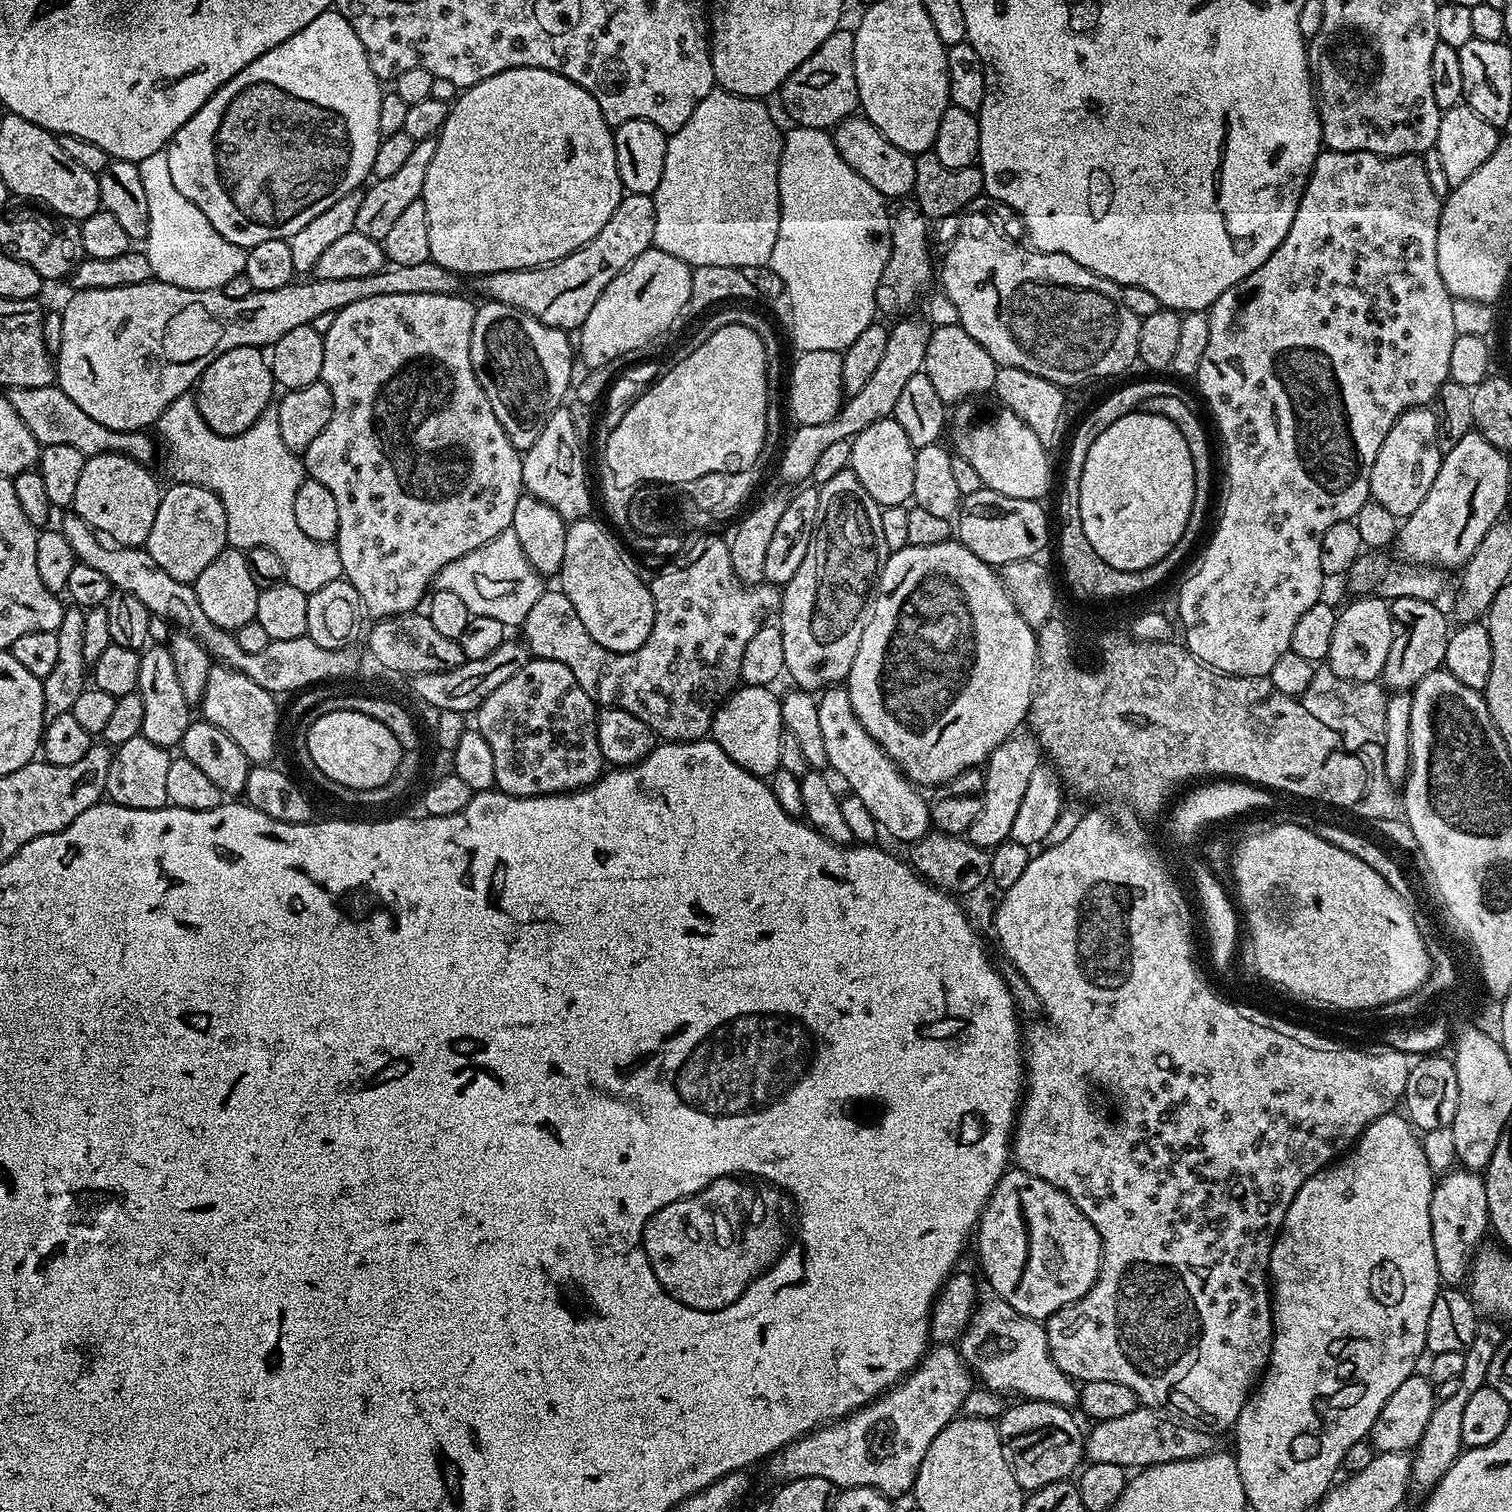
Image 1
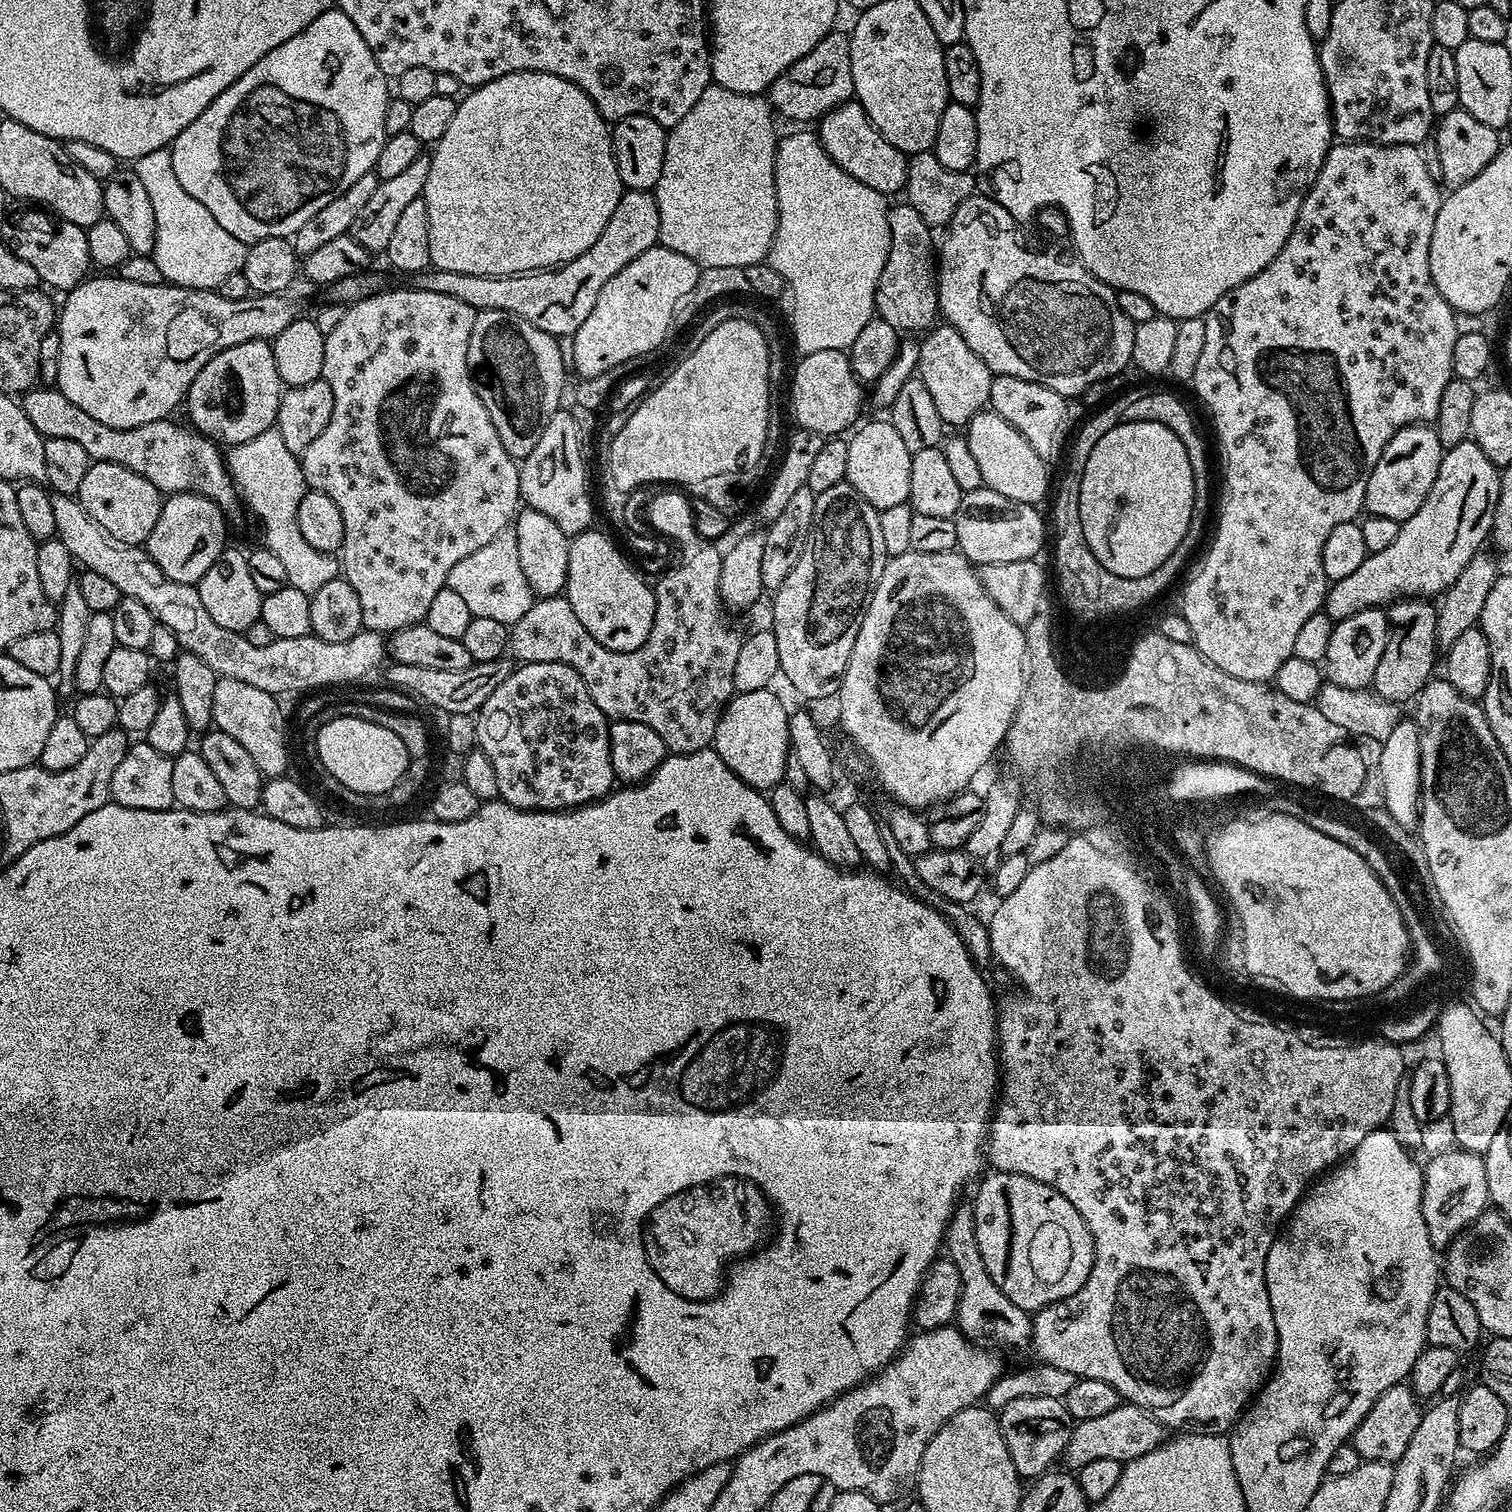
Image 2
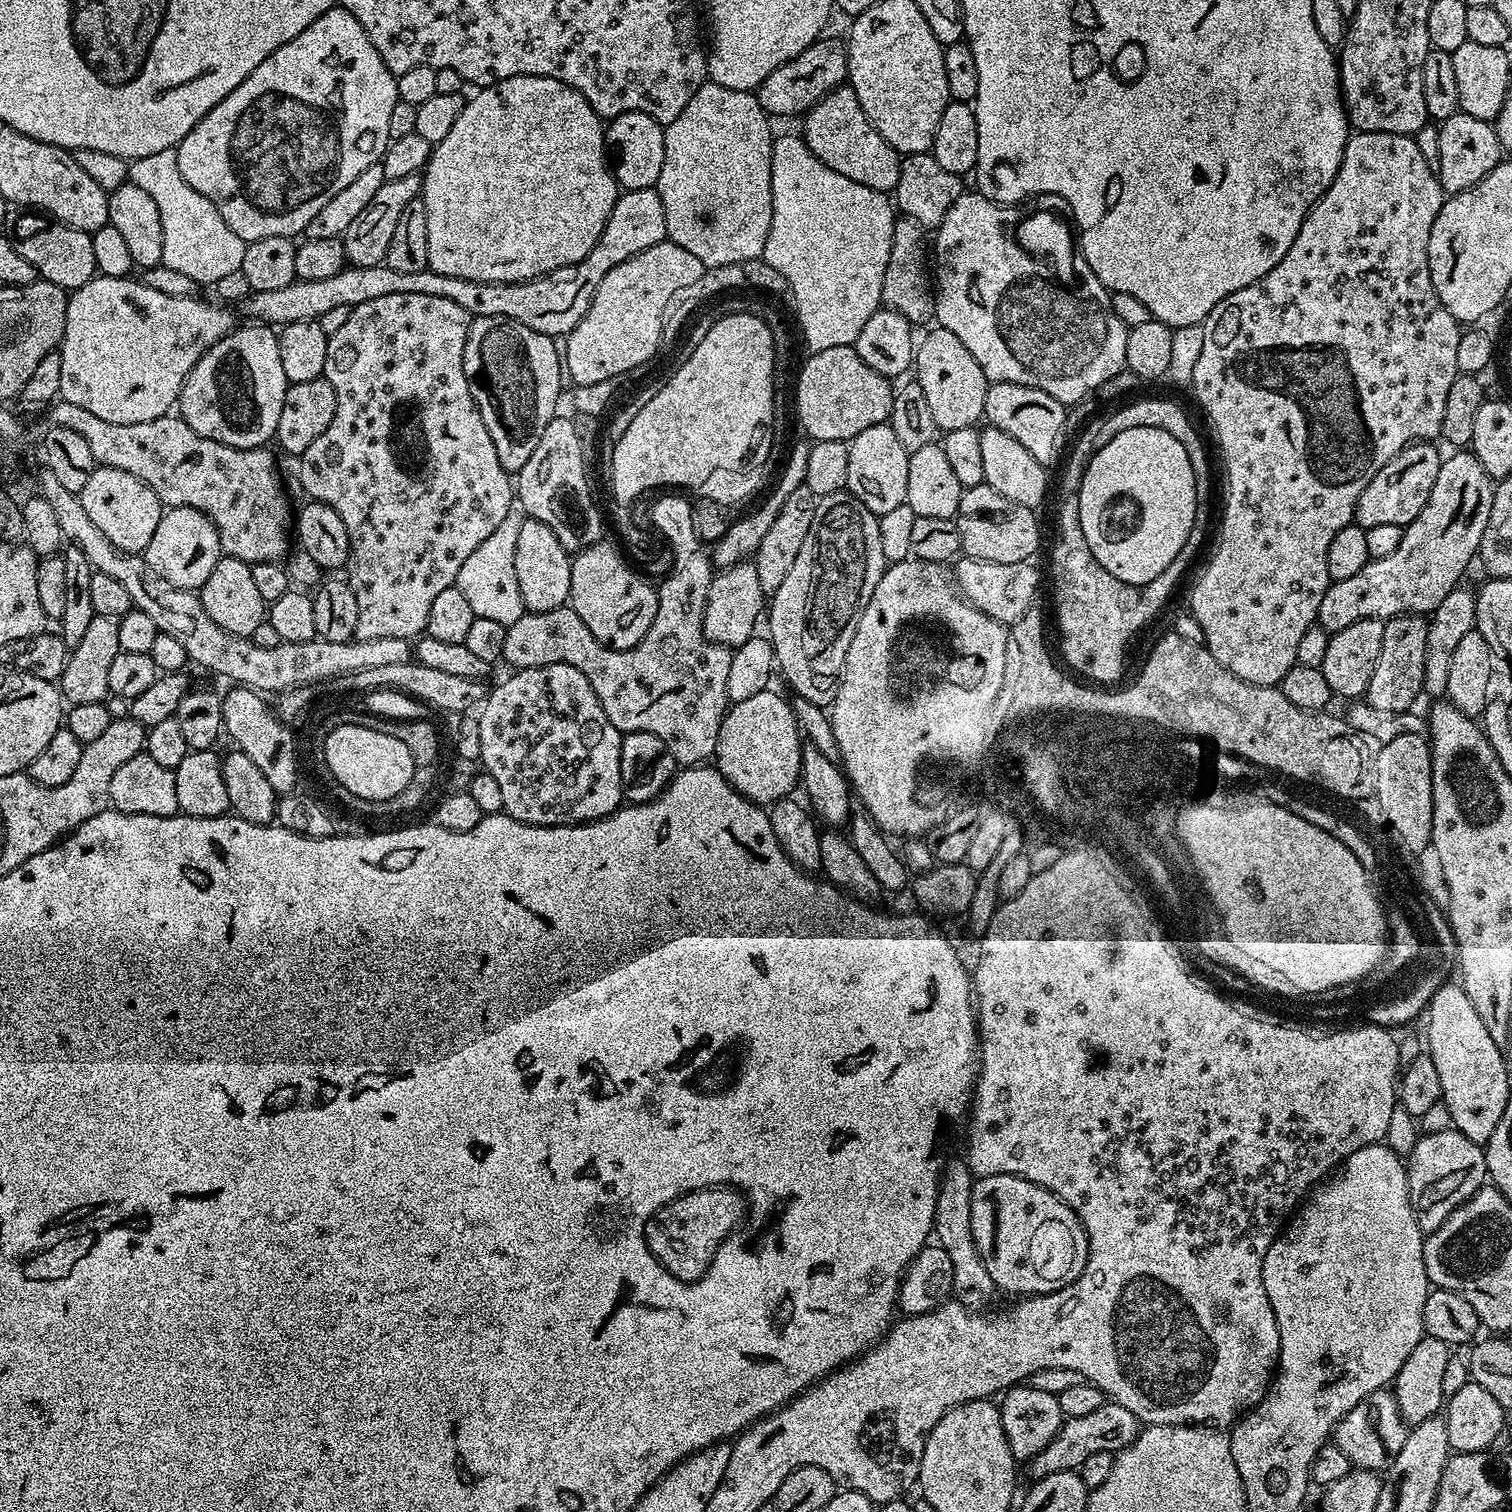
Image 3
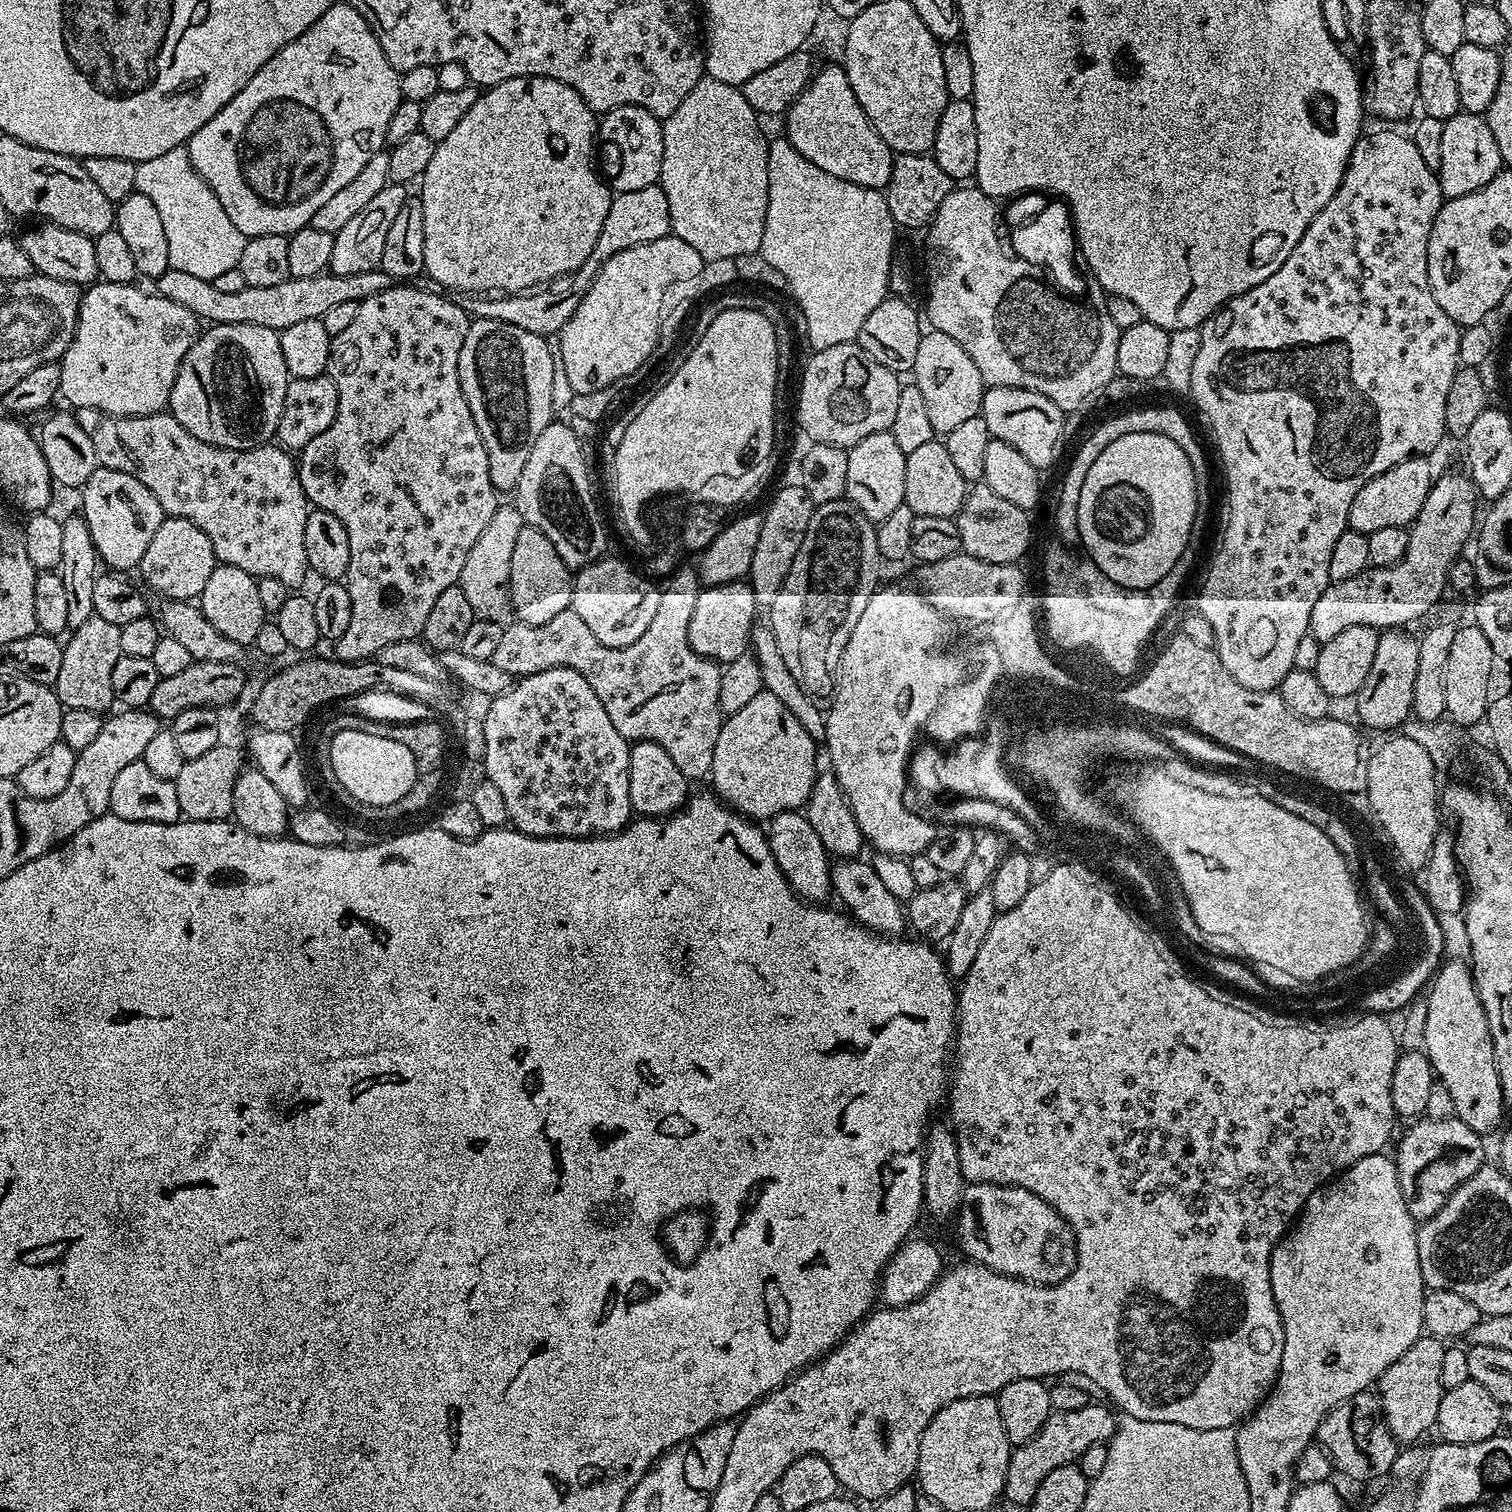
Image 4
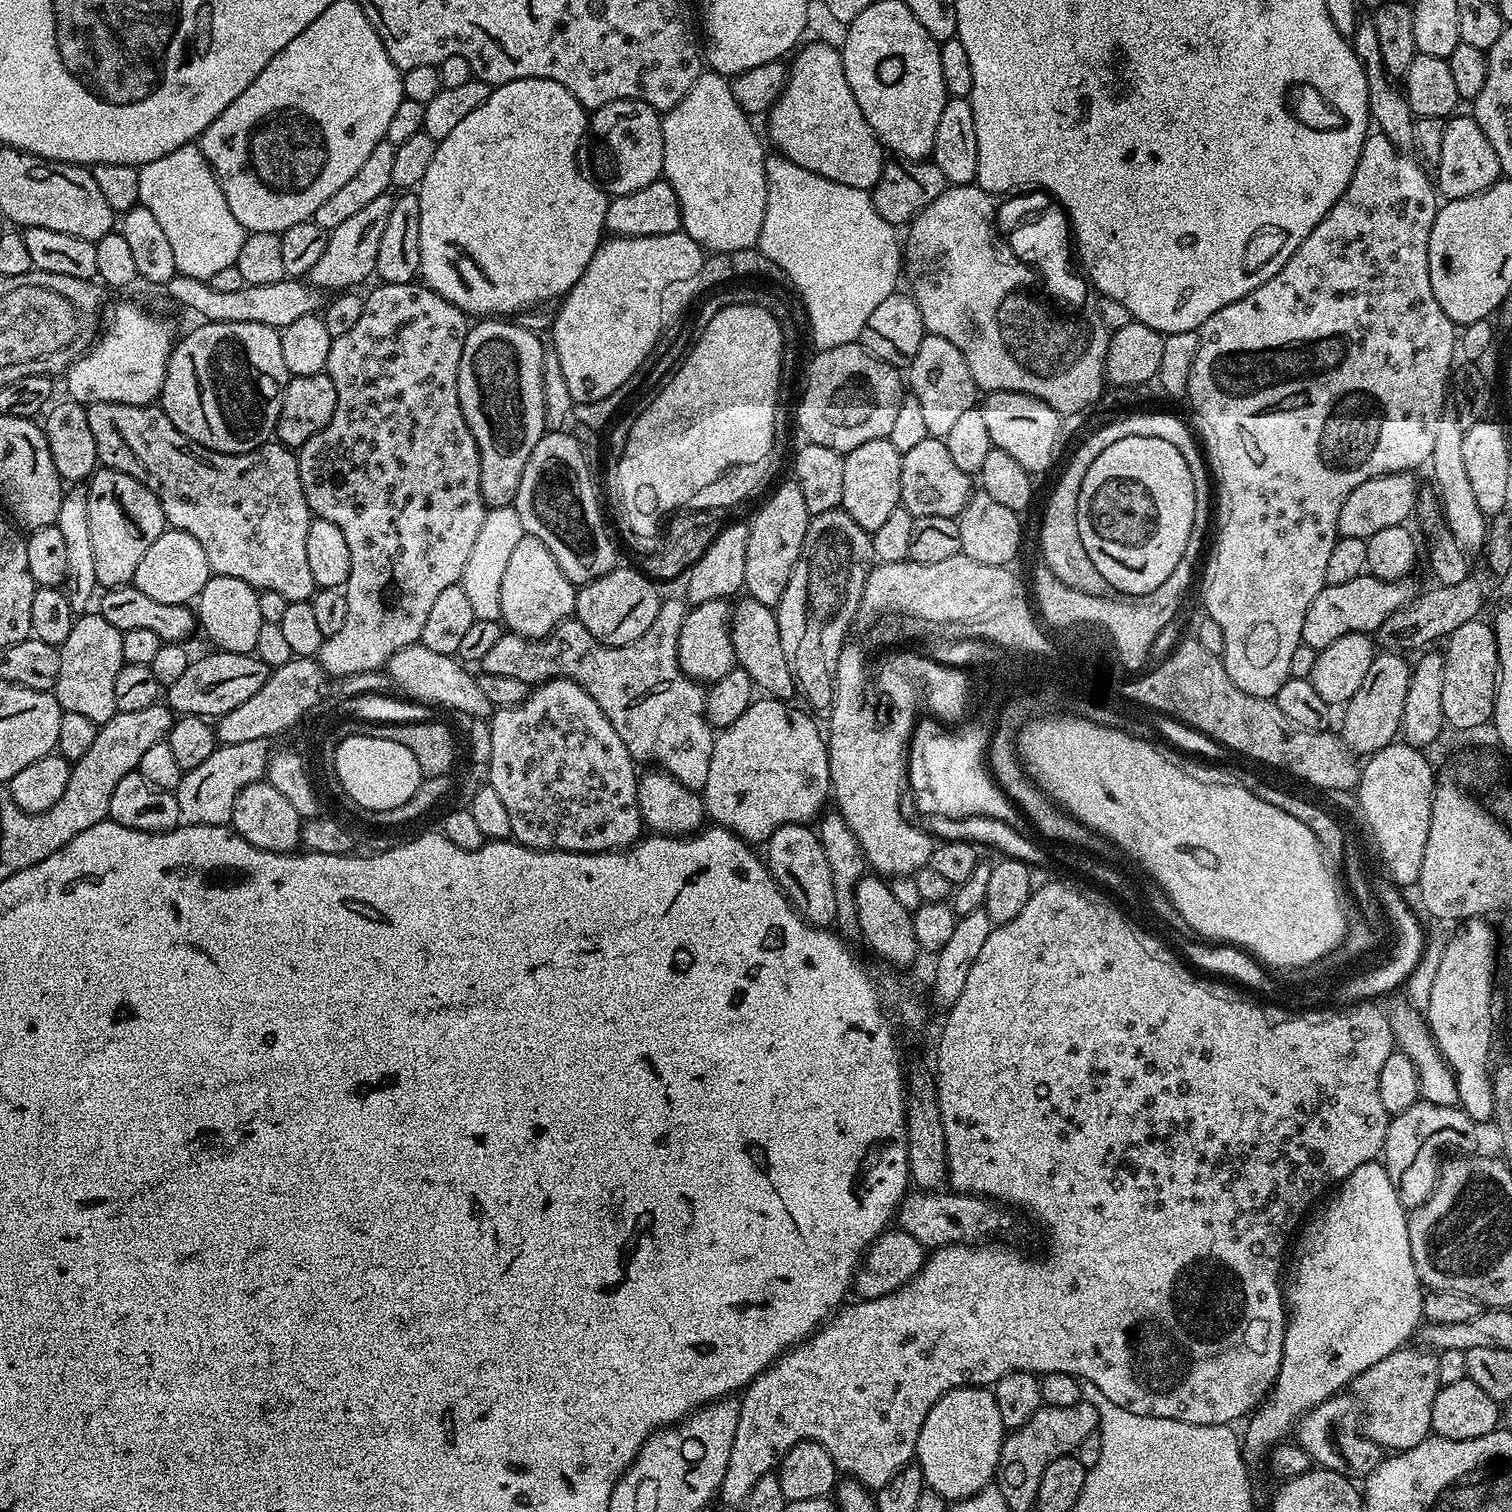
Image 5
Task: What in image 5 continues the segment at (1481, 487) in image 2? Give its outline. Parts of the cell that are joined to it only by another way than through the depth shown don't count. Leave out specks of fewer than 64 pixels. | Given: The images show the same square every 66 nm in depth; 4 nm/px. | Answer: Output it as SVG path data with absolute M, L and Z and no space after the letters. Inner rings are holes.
M1365 574L1352 579L1351 582L1325 584L1318 598L1310 602L1310 610L1306 610L1306 622L1302 622L1301 641L1306 646L1319 650L1330 646L1330 642L1335 642L1337 638L1343 638L1346 634L1375 634L1386 618L1400 607L1412 603L1414 593L1408 583L1407 579L1380 580L1377 576Z

